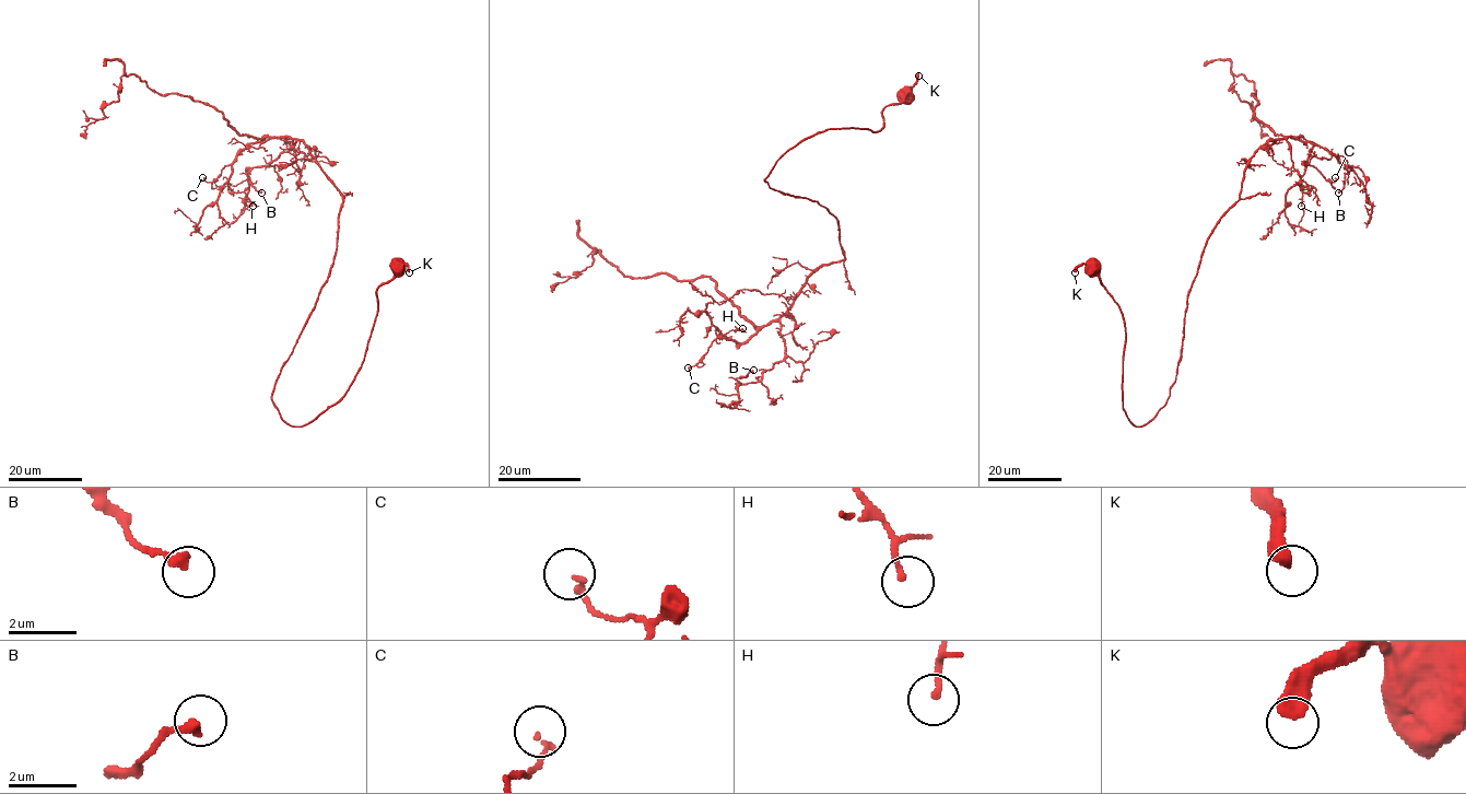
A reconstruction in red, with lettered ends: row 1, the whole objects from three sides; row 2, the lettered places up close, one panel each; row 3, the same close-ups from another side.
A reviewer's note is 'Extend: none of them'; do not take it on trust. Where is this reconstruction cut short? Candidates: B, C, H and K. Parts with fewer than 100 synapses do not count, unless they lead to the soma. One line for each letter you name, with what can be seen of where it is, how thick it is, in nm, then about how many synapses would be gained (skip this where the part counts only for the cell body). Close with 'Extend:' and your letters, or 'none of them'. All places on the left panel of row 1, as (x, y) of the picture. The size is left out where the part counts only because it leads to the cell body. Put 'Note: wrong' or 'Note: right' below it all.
Extend: none of them
Note: right

